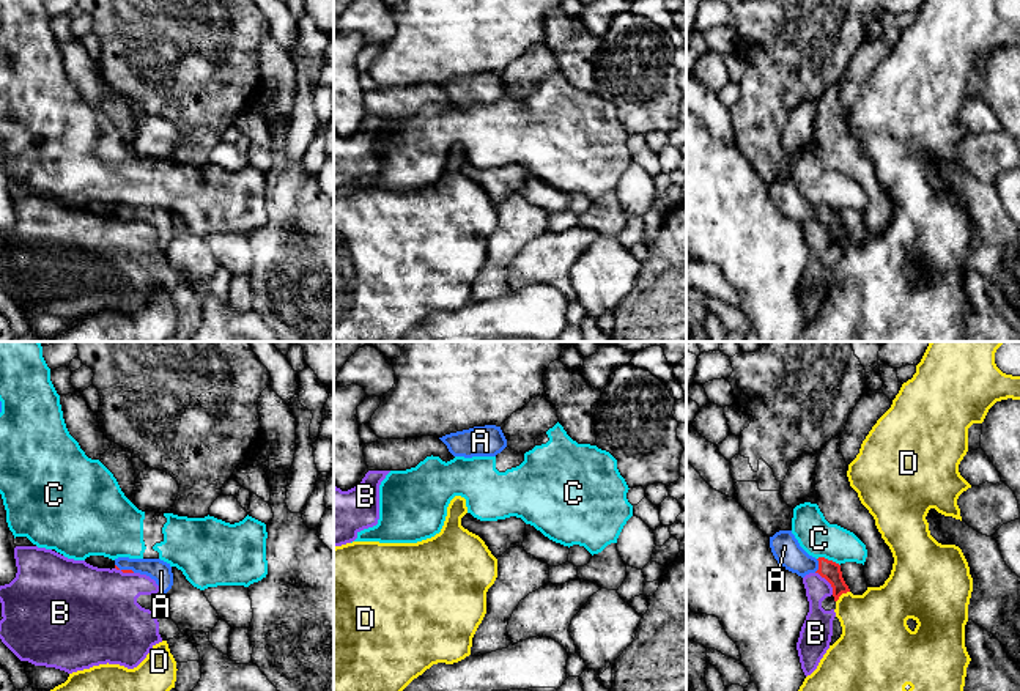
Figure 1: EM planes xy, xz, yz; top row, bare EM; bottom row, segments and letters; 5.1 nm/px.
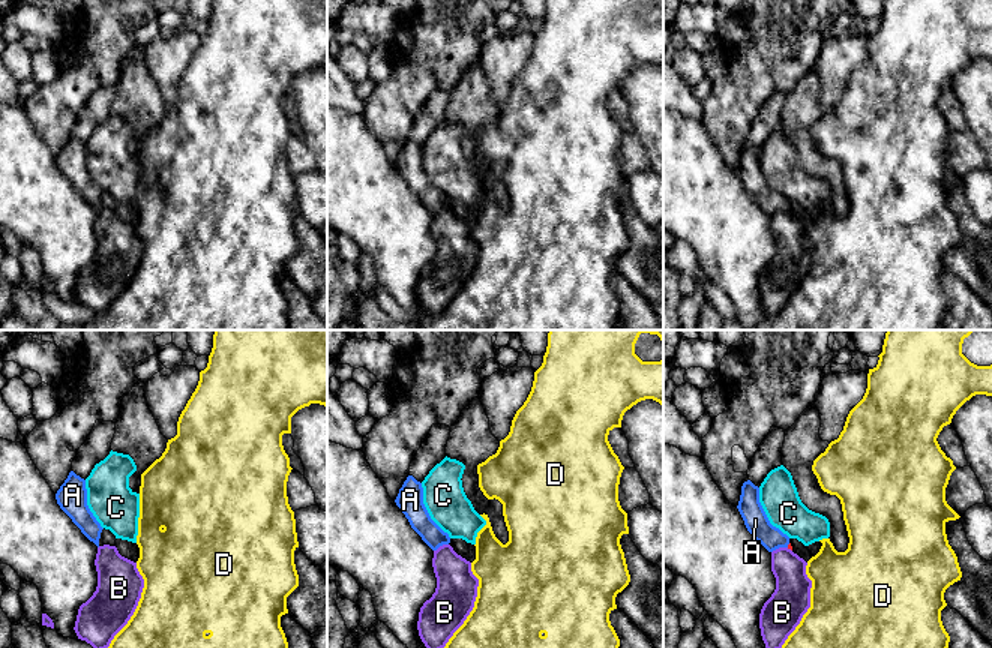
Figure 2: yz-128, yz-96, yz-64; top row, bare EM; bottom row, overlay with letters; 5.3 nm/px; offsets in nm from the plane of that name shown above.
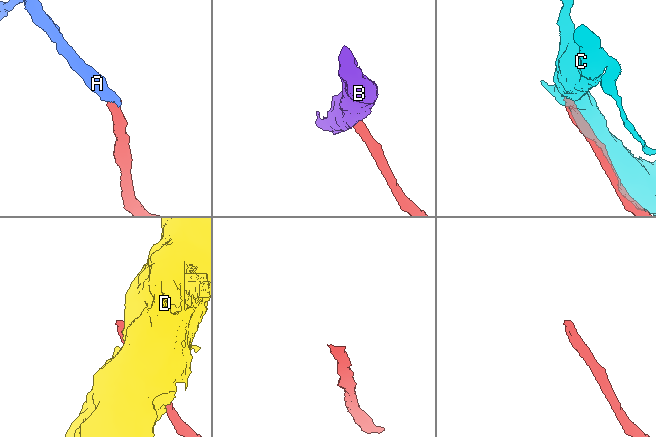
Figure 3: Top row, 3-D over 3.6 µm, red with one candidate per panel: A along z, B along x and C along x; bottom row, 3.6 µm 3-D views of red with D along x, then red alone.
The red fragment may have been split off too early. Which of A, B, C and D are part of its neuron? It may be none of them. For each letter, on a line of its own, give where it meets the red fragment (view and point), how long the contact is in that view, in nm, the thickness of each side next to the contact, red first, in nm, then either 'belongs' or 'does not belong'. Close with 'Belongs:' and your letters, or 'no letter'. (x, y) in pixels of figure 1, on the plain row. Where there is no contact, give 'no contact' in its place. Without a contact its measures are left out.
A: yz (819, 213) | 70 nm | 100/140 nm | belongs
B: yz (828, 229) | 150 nm | 100/160 nm | does not belong
C: yz (827, 206) | 130 nm | 100/190 nm | does not belong
D: yz (841, 241) | 90 nm | 100/340 nm | does not belong
Belongs: A

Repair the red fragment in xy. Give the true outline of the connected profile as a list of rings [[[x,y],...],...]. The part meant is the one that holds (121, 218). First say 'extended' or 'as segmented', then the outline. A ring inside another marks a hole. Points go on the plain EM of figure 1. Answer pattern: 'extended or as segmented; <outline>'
extended; [[[115,206],[115,216],[123,220],[140,220],[156,228],[159,238],[167,241],[173,233],[173,220],[170,211],[161,206]]]

